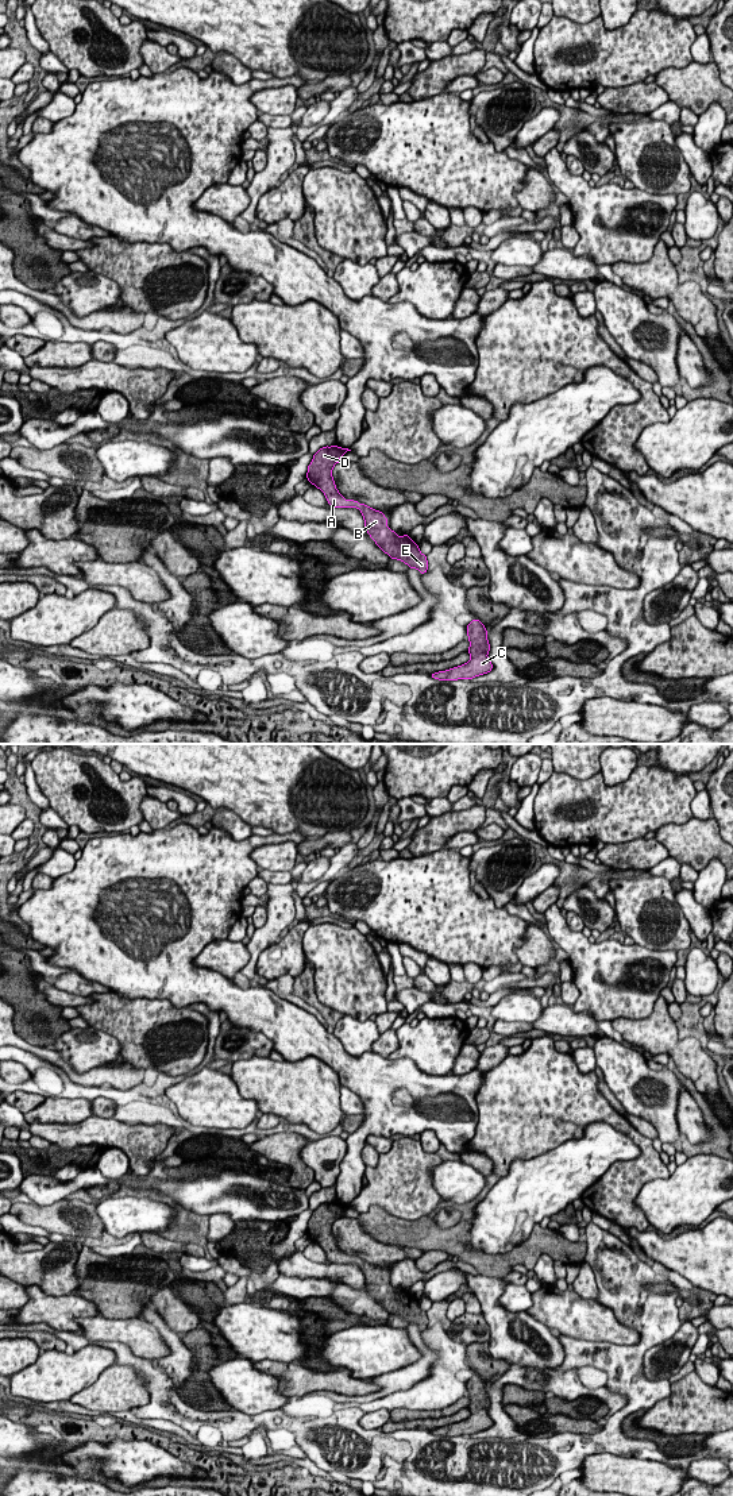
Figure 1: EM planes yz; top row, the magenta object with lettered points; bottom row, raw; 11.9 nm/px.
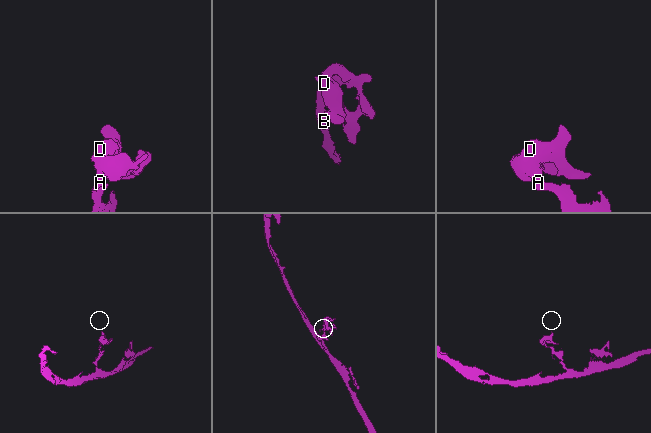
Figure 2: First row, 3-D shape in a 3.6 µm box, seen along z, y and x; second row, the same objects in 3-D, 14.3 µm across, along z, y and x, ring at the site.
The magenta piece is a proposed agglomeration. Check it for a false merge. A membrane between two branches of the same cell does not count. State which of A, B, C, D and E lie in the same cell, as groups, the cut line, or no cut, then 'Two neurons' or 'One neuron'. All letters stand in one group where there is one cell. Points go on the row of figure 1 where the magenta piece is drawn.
Groups: A B C D E. No split. One neuron

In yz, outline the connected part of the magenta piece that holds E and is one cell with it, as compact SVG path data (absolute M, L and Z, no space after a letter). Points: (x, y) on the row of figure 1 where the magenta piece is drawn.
M337 446L320 448L308 466L306 478L309 483L313 483L315 487L324 493L329 506L358 508L364 518L364 529L385 554L391 559L404 562L410 568L417 568L420 574L425 574L428 571L427 555L420 552L418 545L409 535L398 536L387 527L387 518L383 516L383 512L369 508L364 504L360 505L354 500L344 500L337 491L332 478L332 469L347 451L351 450Z

